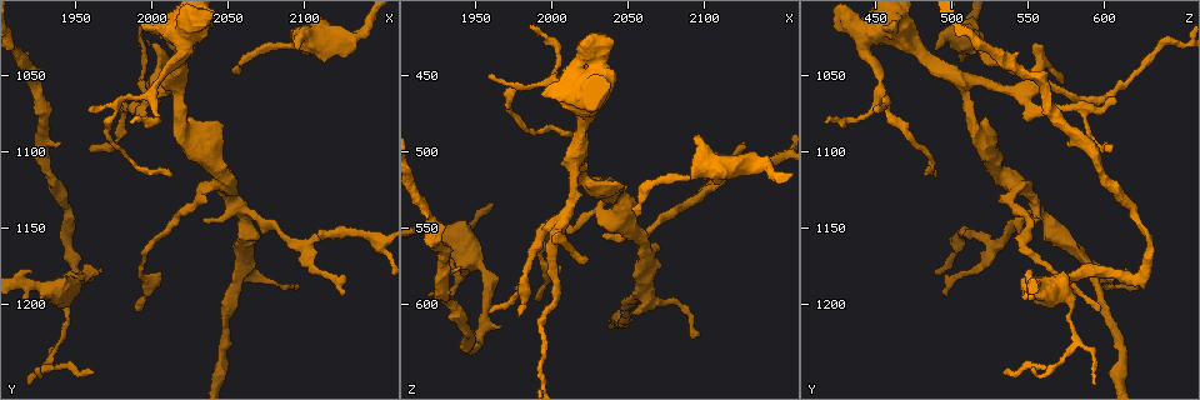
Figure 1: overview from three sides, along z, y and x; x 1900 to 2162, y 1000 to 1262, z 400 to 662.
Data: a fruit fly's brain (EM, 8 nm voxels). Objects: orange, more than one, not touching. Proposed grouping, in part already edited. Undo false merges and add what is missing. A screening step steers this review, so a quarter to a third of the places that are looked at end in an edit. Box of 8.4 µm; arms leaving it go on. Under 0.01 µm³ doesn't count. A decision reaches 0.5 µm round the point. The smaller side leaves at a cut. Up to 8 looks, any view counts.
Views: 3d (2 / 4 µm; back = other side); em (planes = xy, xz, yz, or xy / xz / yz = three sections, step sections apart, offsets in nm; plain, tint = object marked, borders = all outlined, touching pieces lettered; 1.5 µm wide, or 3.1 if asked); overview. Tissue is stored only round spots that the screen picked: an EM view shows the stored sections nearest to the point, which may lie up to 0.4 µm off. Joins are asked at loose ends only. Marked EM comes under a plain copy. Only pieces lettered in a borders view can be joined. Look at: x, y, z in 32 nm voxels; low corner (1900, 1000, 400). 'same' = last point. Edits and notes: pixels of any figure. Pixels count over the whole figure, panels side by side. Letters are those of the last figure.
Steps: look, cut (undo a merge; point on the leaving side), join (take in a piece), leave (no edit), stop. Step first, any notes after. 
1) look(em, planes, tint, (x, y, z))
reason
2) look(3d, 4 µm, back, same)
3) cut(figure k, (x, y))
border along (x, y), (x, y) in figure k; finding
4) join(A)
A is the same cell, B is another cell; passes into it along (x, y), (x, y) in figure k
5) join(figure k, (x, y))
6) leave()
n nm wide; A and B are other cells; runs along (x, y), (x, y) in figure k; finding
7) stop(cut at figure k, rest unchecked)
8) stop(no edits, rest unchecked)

look(em, planes, borders, (2032, 1146, 556))
free end

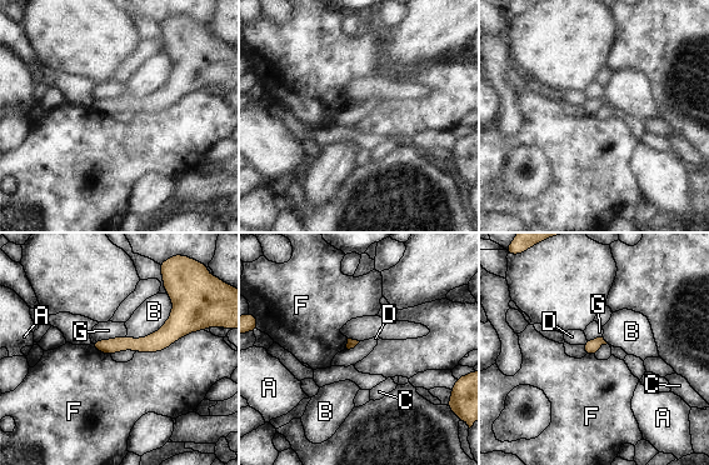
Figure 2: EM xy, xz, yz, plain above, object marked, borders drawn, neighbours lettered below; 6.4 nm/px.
leave()
A, B, C, D, F and G are other cells; border along (175, 341), (159, 351), (135, 353) in figure 2; no lettered piece goes on from it

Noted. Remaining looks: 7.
look(em, planes, borders, (1988, 1204, 594))
free end

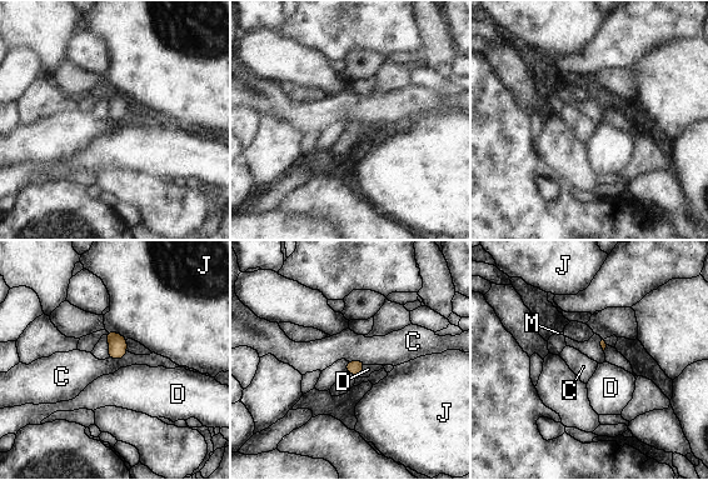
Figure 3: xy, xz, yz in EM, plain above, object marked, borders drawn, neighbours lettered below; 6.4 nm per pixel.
leave()
C, D, J and M are other cells; border along (128, 351), (121, 359), (108, 359) in figure 3; none of them fits

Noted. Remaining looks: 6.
look(em, planes, borders, (2128, 1192, 496))
thin end

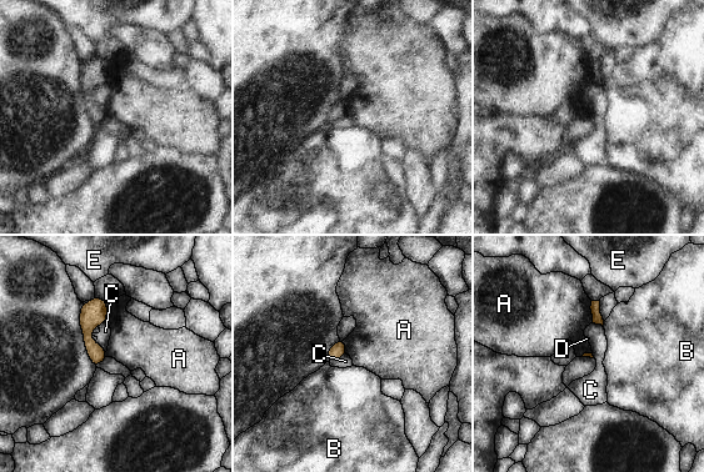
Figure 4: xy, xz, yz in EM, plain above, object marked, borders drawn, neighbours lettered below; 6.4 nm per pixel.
leave()
A, B, C, D and E are other cells; border along (108, 301), (108, 317), (105, 322) in figure 4; none of them fits

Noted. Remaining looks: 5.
stop(no edits, rest unchecked)

